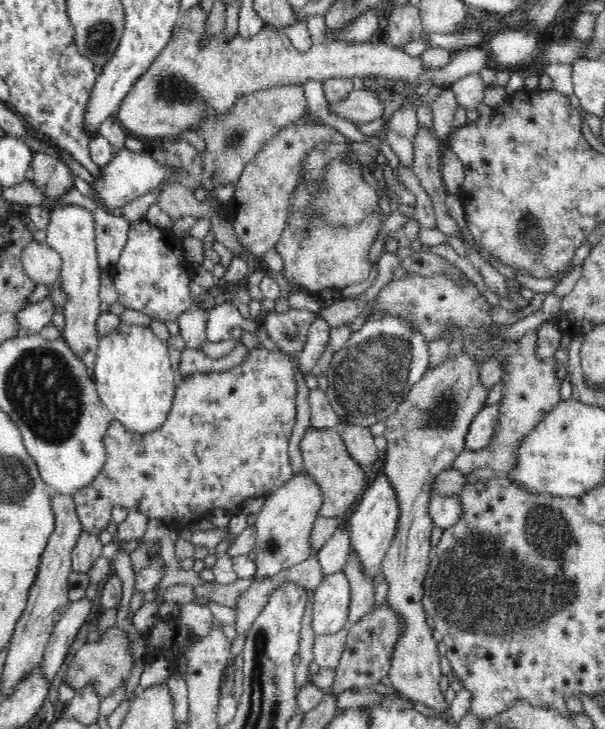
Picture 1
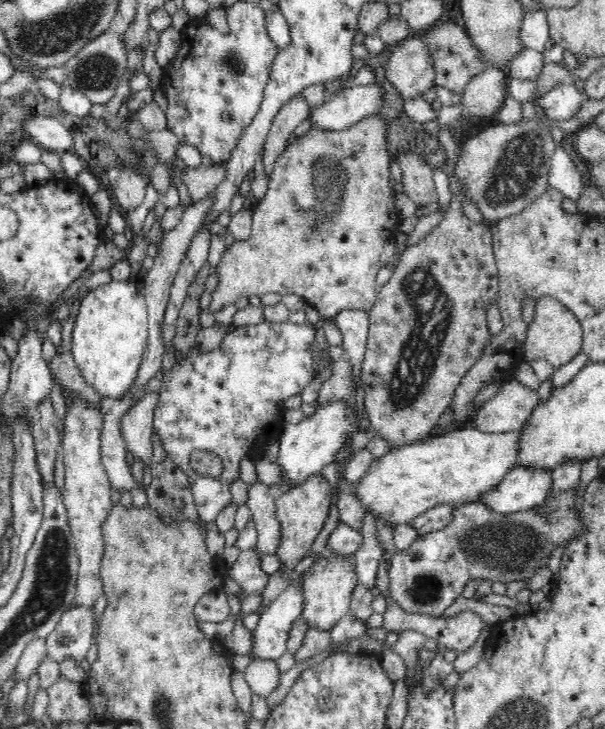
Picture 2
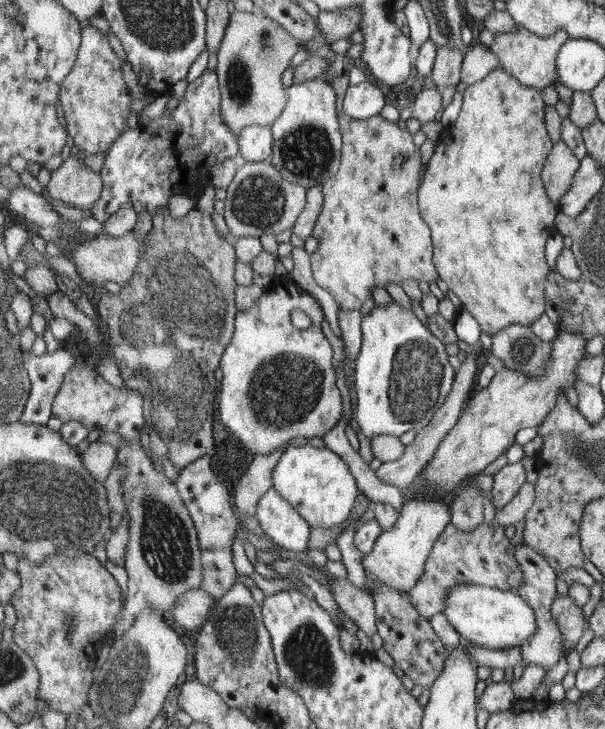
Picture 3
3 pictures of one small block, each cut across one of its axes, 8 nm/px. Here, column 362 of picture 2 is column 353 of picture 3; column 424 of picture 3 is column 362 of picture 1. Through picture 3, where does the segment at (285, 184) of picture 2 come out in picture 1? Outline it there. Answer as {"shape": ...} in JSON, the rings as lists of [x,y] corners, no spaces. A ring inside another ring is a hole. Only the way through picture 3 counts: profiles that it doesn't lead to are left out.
{"shape":[[[320,142],[320,144],[316,144],[316,148],[314,150],[310,150],[308,152],[308,156],[306,156],[306,174],[304,174],[304,182],[308,182],[306,186],[298,186],[296,190],[294,190],[294,194],[292,194],[292,200],[294,200],[294,204],[292,204],[292,208],[288,208],[288,213],[290,213],[290,218],[288,218],[288,228],[284,228],[284,234],[280,236],[280,240],[276,242],[275,248],[277,252],[280,252],[280,256],[283,261],[283,270],[285,272],[285,278],[288,282],[294,282],[301,288],[302,290],[318,297],[318,294],[322,292],[322,290],[326,290],[326,288],[332,288],[335,290],[341,290],[343,288],[346,288],[346,286],[352,286],[352,284],[358,284],[358,282],[364,282],[366,278],[370,275],[370,268],[372,267],[370,265],[370,259],[368,259],[368,254],[370,254],[370,246],[372,246],[372,242],[374,242],[374,236],[378,234],[378,230],[380,230],[380,214],[376,214],[376,216],[370,216],[370,218],[364,218],[360,223],[358,223],[358,226],[356,228],[350,228],[350,230],[332,230],[332,228],[328,228],[326,224],[322,224],[320,220],[316,220],[316,222],[310,222],[310,238],[306,238],[306,240],[302,240],[302,238],[296,238],[296,230],[300,228],[300,226],[304,226],[304,222],[308,222],[308,218],[304,216],[304,210],[306,210],[306,206],[308,206],[308,198],[310,198],[310,201],[313,199],[314,194],[317,193],[317,190],[321,188],[322,185],[324,185],[325,180],[325,166],[329,164],[330,161],[336,161],[332,160],[332,158],[336,158],[336,156],[348,156],[348,158],[352,158],[352,150],[350,150],[350,144],[336,144],[335,142]]]}

